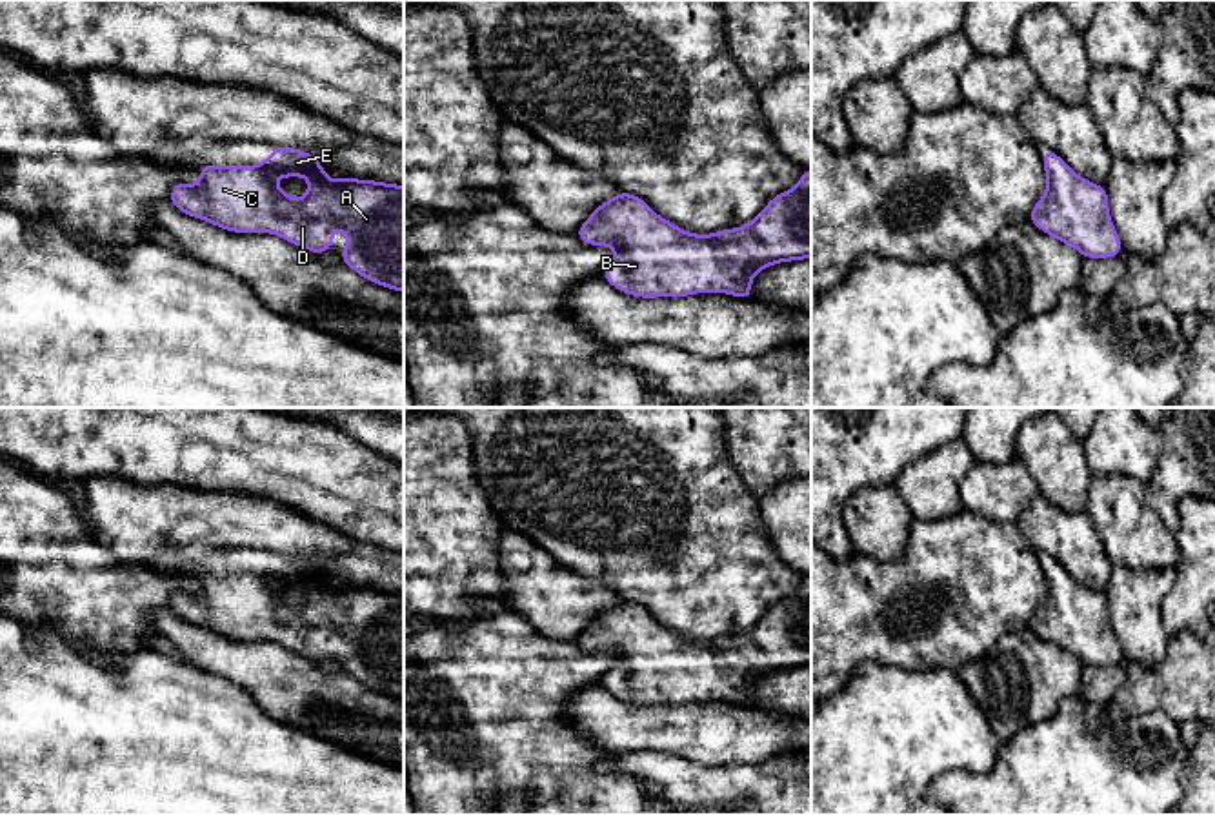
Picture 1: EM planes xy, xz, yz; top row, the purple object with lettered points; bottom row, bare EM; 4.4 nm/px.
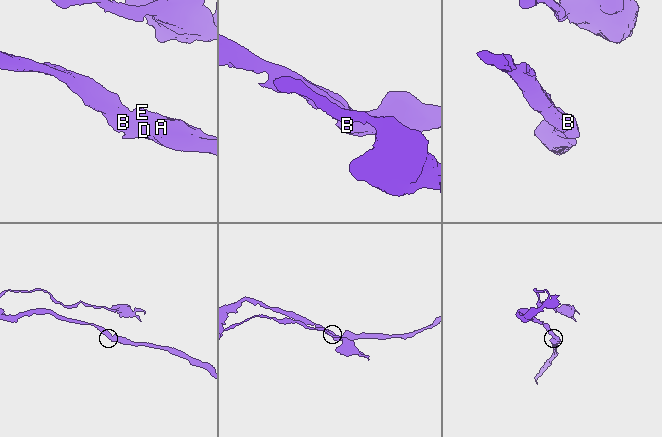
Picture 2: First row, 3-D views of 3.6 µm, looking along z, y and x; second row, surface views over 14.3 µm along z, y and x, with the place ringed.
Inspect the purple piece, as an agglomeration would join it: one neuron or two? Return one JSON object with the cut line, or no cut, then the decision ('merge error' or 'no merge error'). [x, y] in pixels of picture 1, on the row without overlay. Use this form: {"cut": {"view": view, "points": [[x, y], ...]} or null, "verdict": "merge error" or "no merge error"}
{"cut": null, "verdict": "no merge error"}

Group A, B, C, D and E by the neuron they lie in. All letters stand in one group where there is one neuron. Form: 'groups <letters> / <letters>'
groups A B C D E

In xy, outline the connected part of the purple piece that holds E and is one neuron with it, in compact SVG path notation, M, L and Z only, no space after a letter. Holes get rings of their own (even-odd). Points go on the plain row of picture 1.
M276 553L266 569L247 573L216 573L204 571L196 593L175 589L169 609L184 622L206 628L231 640L273 640L289 651L300 653L315 662L331 659L333 637L338 635L347 642L349 653L340 659L340 668L356 679L362 686L382 695L404 700L404 593L384 591L378 588L340 586L329 588L324 573L315 562L298 555ZM276 584L306 584L309 599L298 608L284 600L273 588Z

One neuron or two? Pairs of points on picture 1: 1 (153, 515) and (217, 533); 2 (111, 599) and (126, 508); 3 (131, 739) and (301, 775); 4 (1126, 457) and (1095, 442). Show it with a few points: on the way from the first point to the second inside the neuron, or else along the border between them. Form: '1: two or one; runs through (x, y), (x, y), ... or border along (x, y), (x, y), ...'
1: one; runs through (170, 513), (197, 513), (200, 517)
2: two; border along (131, 564), (166, 572)
3: one; runs through (173, 775), (259, 775)
4: one; runs through (1119, 450), (1115, 446), (1103, 446)

